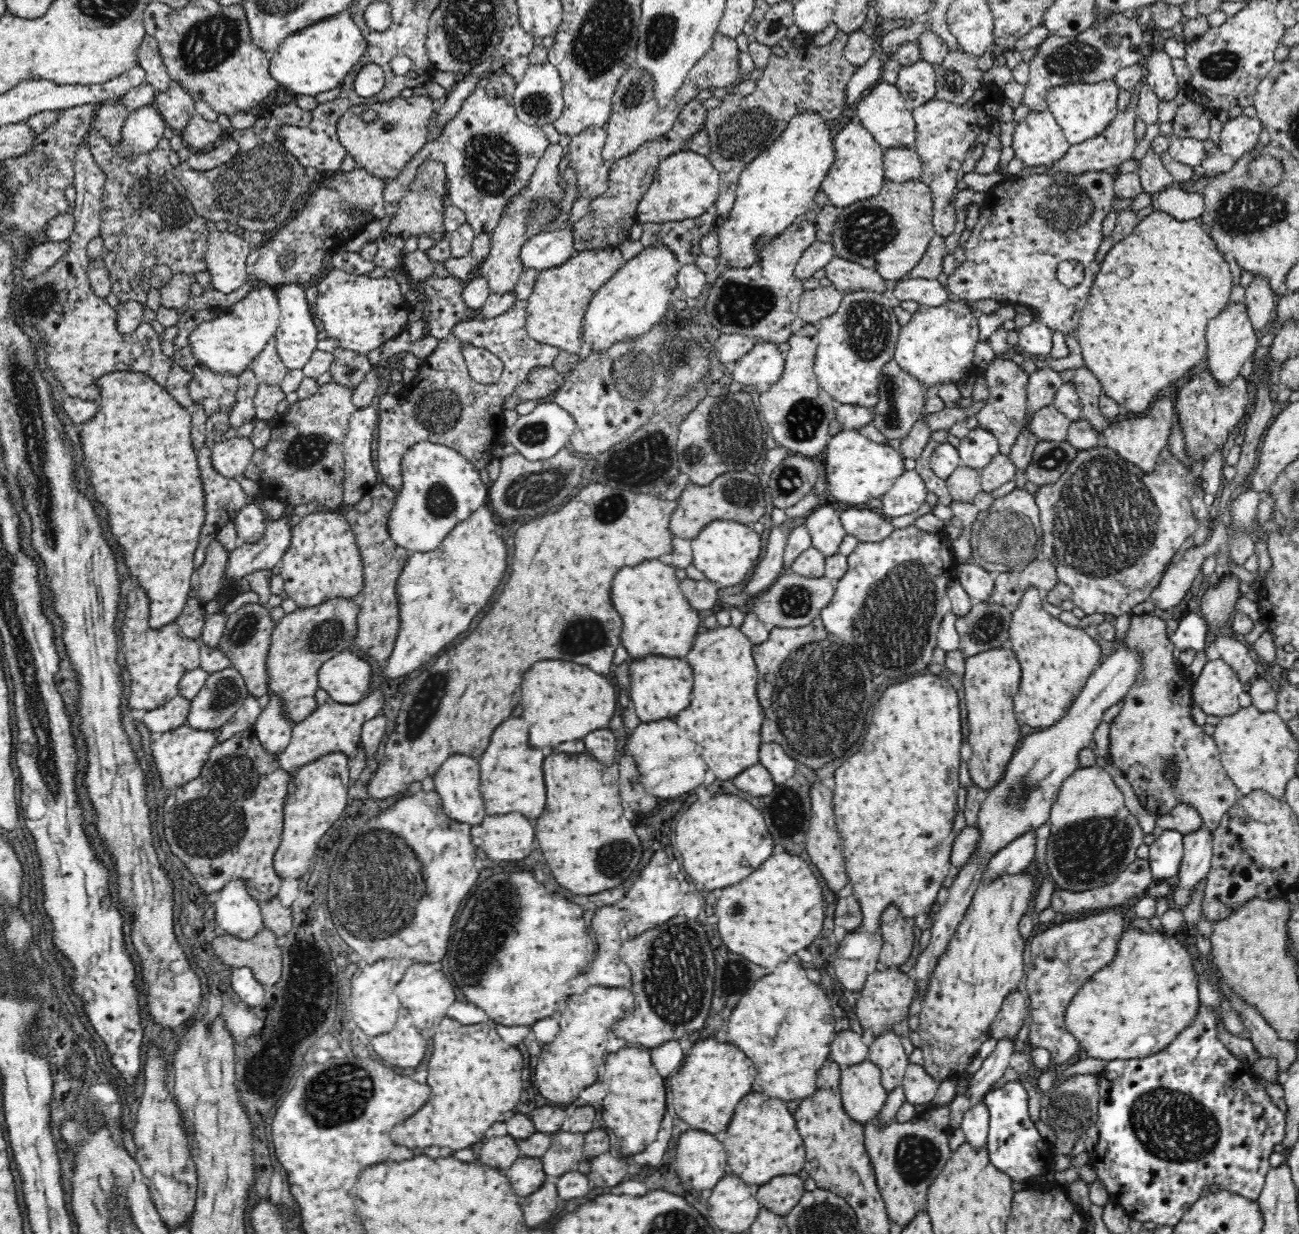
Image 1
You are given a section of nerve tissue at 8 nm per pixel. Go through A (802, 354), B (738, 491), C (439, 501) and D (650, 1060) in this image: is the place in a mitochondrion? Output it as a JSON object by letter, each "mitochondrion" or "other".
{"A":"other","B":"mitochondrion","C":"mitochondrion","D":"other"}

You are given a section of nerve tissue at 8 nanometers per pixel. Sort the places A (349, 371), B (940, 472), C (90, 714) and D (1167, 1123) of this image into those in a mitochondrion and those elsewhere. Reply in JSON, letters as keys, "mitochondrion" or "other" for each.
{"A":"mitochondrion","B":"other","C":"other","D":"mitochondrion"}

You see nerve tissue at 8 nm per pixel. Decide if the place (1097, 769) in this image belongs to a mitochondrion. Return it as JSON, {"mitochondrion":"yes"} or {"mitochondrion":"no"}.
{"mitochondrion":"no"}

